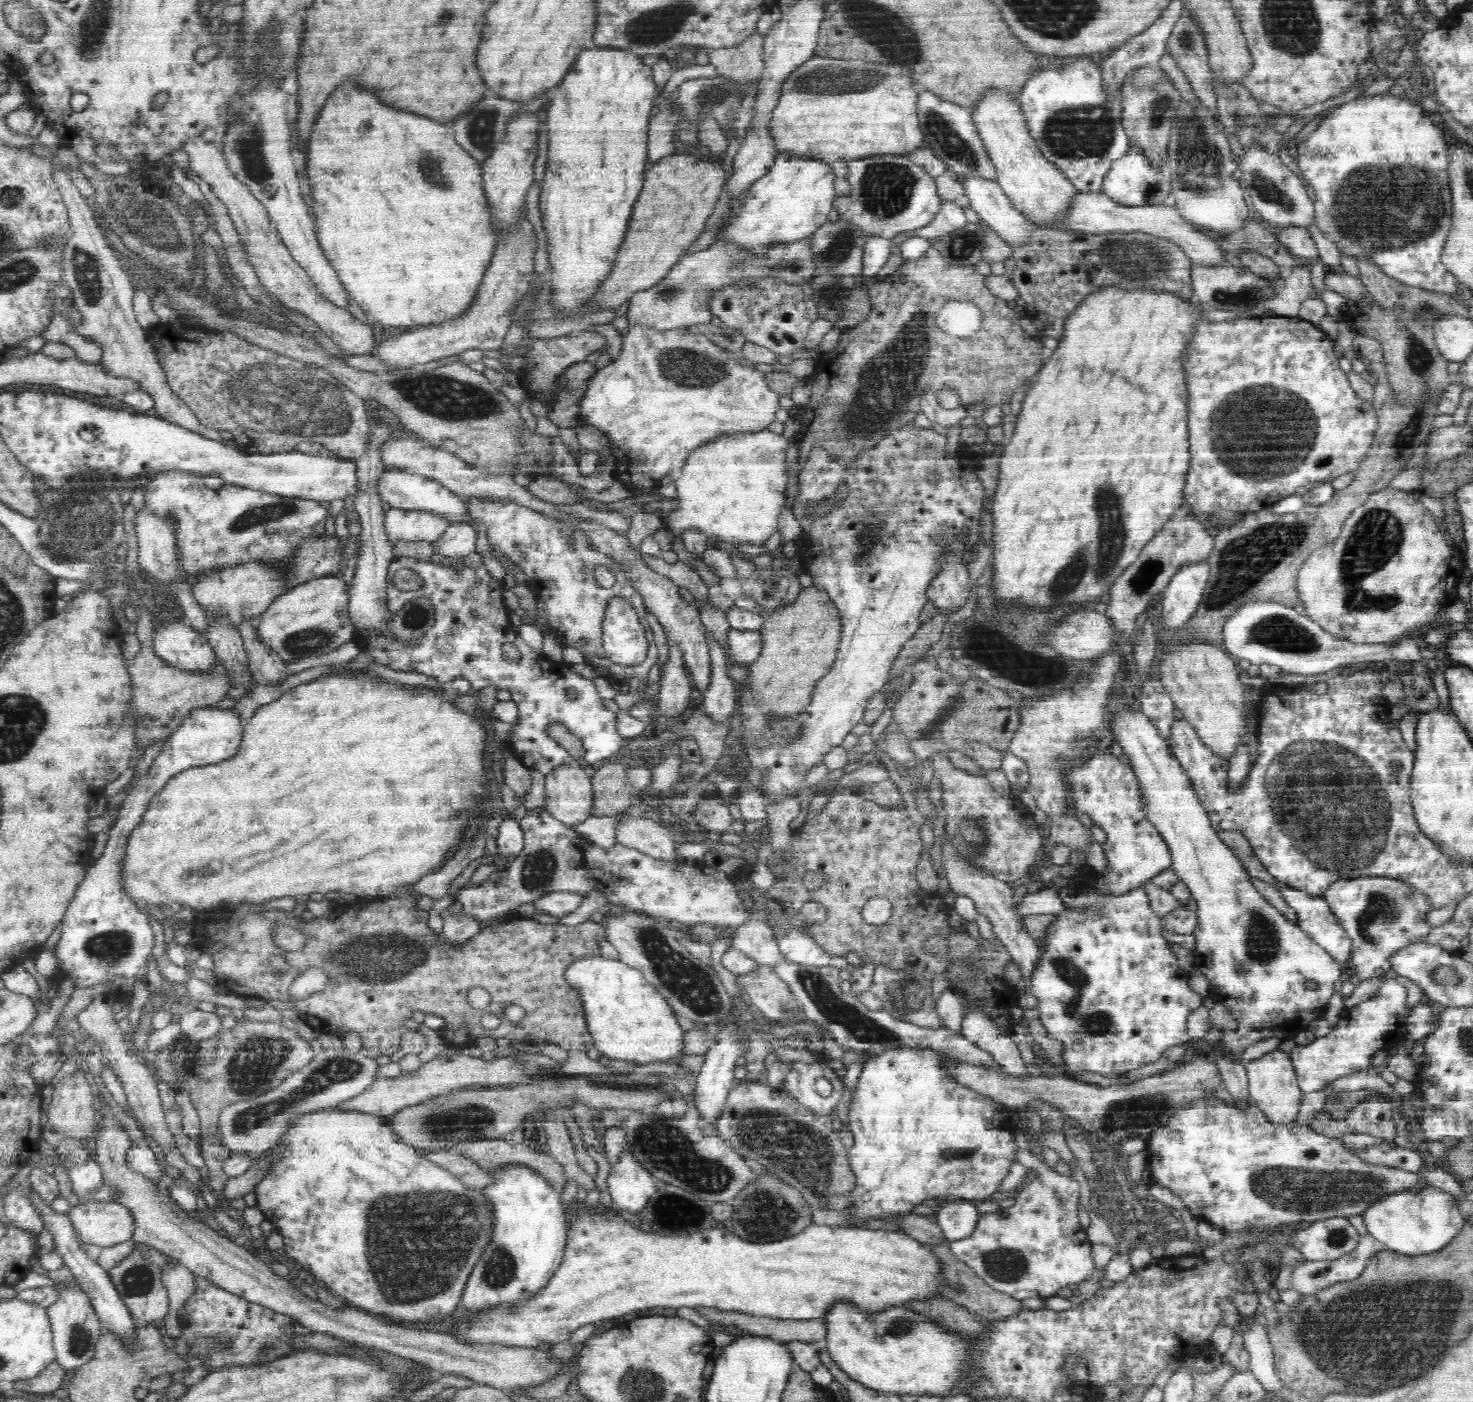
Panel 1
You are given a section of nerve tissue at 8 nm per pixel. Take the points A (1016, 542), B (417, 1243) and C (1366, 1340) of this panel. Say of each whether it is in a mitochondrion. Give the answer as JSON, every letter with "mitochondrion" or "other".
{"A":"other","B":"mitochondrion","C":"mitochondrion"}

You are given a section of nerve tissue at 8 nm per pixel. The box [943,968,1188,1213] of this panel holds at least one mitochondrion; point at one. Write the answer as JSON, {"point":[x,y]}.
{"point":[1132,1114]}

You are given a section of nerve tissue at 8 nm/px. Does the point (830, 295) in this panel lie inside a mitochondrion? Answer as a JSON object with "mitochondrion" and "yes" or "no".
{"mitochondrion":"yes"}

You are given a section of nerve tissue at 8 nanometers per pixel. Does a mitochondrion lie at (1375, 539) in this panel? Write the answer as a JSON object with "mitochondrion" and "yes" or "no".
{"mitochondrion":"yes"}

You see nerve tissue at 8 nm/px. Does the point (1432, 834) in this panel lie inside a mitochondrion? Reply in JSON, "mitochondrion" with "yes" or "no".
{"mitochondrion":"no"}

